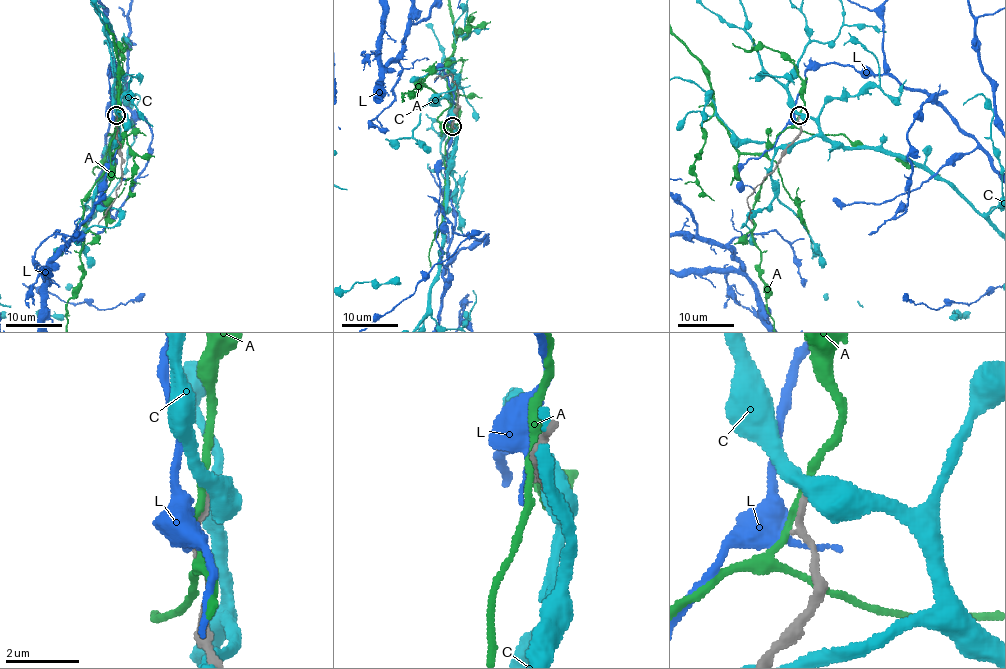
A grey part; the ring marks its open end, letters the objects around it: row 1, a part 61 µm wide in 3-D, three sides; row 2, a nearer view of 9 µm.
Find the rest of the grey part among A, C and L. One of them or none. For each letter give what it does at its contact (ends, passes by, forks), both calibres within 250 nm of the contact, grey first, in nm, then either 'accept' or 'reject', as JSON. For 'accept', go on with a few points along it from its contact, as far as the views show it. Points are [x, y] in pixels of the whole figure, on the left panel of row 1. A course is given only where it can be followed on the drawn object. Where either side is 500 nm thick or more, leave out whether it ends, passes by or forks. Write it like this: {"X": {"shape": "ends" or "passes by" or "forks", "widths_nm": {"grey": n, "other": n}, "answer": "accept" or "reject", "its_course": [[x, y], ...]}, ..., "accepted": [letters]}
{"A": {"shape": "passes by", "widths_nm": {"grey": 240, "other": 180}, "answer": "reject"}, "C": {"shape": "passes by", "widths_nm": {"grey": 190, "other": 480}, "answer": "reject"}, "L": {"shape": "ends", "widths_nm": {"grey": 170, "other": 340}, "answer": "reject"}, "accepted": []}

